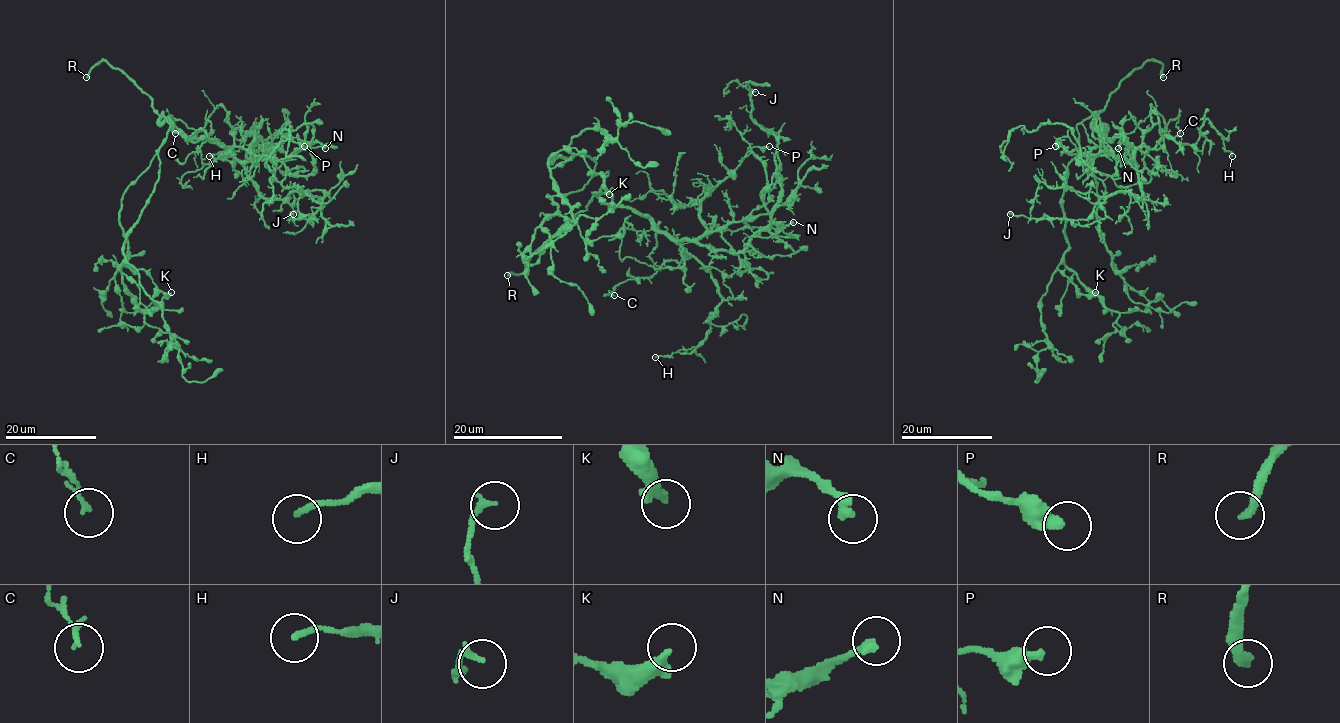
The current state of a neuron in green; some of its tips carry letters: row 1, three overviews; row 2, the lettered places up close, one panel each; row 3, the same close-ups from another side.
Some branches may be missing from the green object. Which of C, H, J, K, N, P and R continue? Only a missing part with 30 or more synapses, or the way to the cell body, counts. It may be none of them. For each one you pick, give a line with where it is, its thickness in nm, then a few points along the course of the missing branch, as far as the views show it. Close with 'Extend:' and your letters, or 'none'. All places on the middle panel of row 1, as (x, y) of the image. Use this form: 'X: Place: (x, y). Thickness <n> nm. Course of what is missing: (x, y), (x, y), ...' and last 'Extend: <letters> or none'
R: Place: (507, 275). Thickness 280 nm
Extend: R

